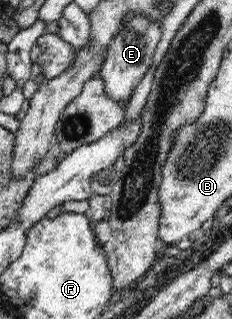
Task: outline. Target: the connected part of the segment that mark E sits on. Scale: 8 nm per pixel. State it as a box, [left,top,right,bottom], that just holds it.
[98,16,162,105]

